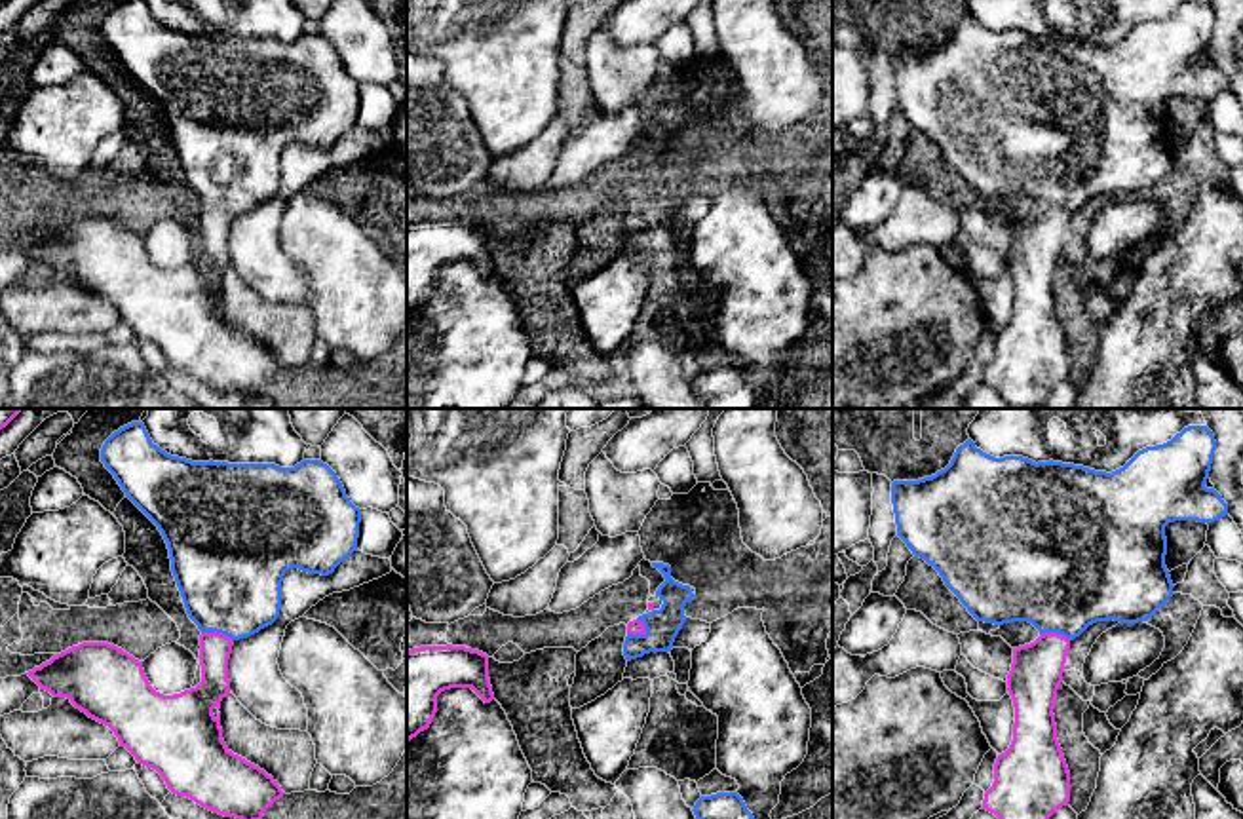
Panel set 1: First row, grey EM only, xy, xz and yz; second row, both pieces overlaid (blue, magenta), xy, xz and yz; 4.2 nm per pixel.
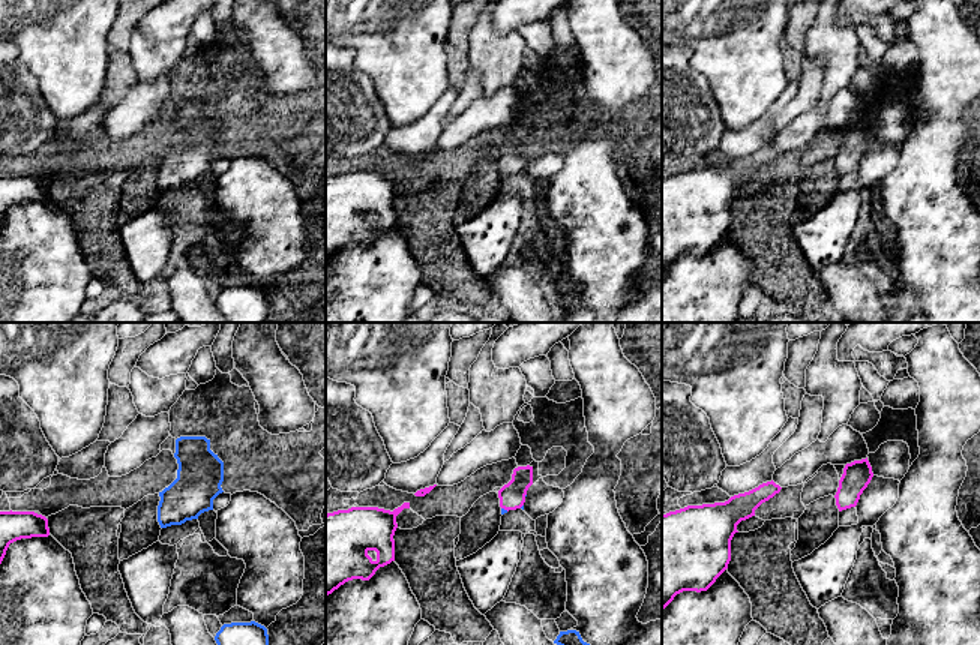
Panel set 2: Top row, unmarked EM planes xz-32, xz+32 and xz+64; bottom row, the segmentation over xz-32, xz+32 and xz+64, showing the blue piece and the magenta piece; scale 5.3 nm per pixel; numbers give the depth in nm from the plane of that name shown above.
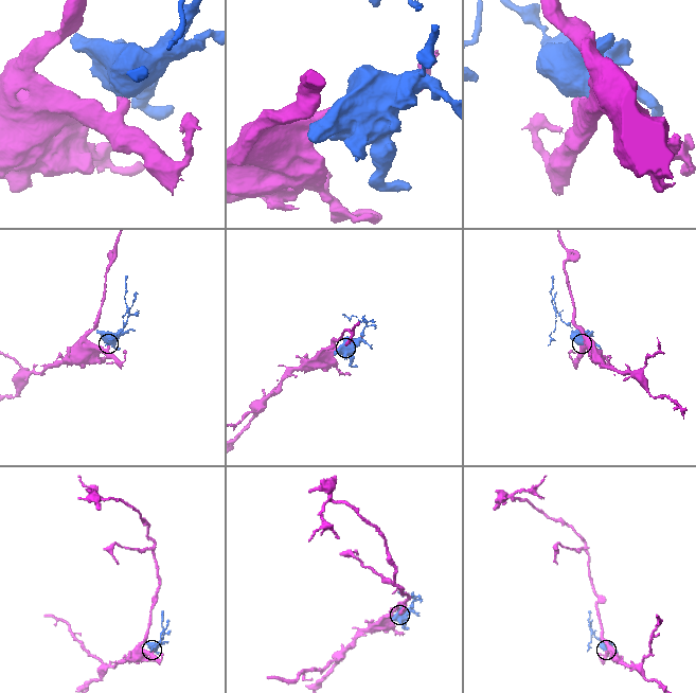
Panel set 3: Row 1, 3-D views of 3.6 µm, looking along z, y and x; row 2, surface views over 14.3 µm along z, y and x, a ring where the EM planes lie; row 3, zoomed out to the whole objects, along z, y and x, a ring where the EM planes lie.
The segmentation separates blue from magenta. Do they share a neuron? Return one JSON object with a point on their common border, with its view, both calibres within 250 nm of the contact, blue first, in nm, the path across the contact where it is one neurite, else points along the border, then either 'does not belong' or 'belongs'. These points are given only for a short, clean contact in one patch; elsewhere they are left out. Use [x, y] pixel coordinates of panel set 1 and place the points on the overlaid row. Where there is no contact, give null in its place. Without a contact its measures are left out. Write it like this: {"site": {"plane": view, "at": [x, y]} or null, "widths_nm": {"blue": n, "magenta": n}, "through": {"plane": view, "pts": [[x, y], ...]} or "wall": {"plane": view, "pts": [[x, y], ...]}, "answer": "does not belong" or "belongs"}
{"site": {"plane": "xz", "at": [639, 635]}, "widths_nm": {"blue": 150, "magenta": 60}, "through": {"plane": "xz", "pts": [[662, 626], [639, 635], [633, 628]]}, "answer": "belongs"}

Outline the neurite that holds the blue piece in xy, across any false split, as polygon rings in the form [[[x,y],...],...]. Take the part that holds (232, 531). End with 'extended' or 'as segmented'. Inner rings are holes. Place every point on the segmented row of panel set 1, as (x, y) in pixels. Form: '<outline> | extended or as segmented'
[[[143,422],[114,431],[101,448],[101,462],[167,543],[186,614],[201,631],[201,682],[163,695],[150,686],[143,661],[108,642],[82,642],[25,675],[40,690],[67,697],[89,718],[108,726],[120,747],[156,770],[173,794],[224,817],[262,819],[285,792],[272,775],[226,747],[220,713],[213,714],[230,694],[232,646],[279,618],[287,570],[329,576],[357,551],[361,509],[321,460],[302,460],[295,467],[192,462],[154,445]]] | extended

